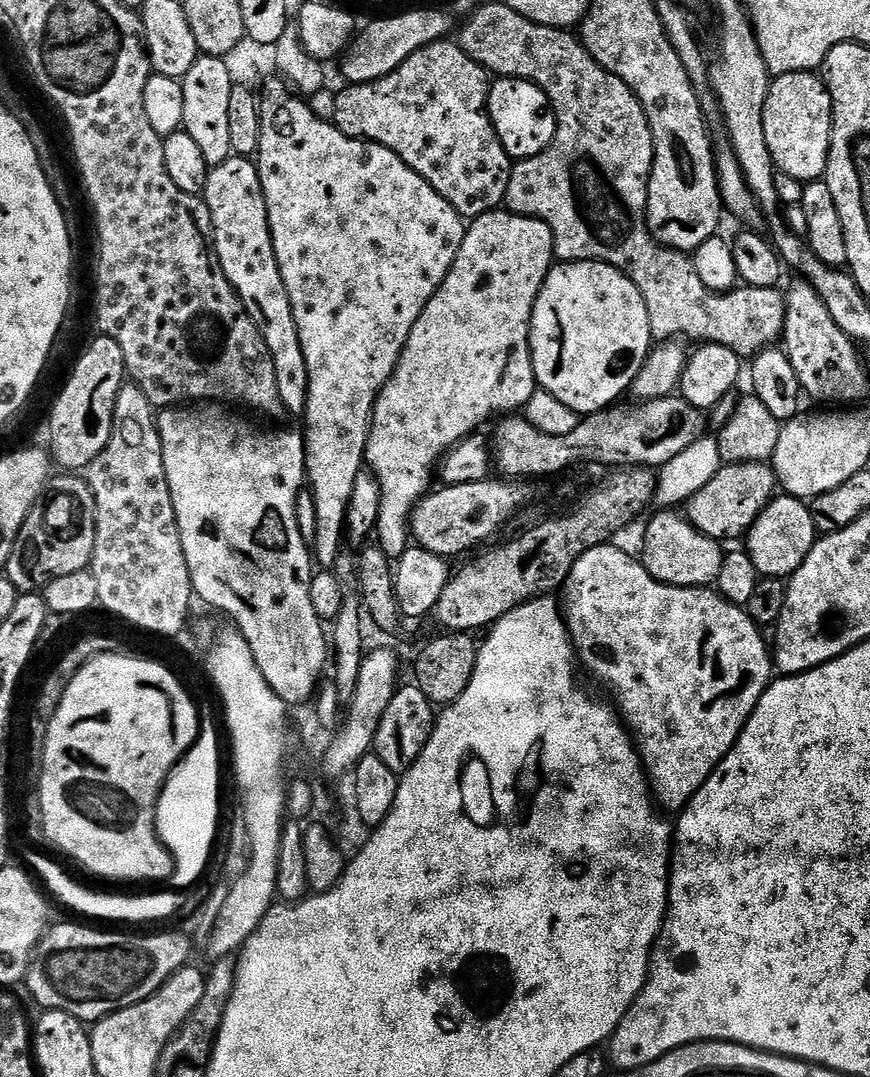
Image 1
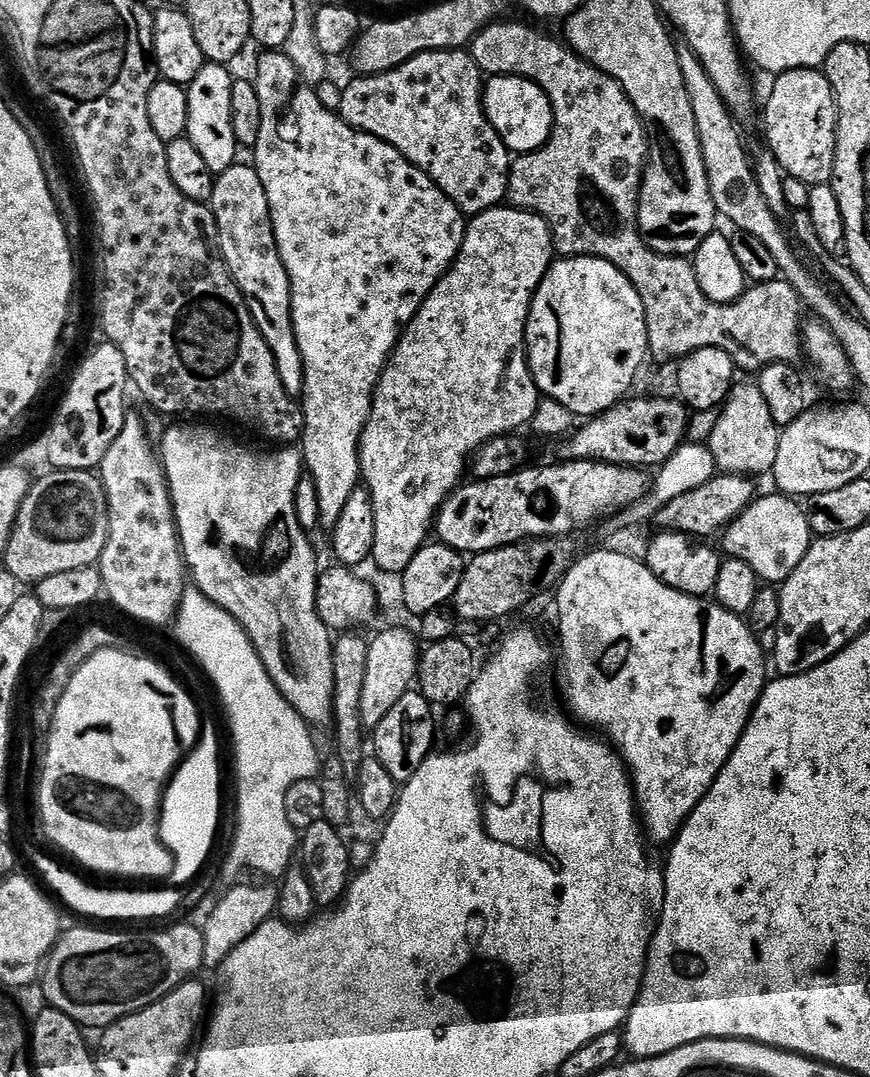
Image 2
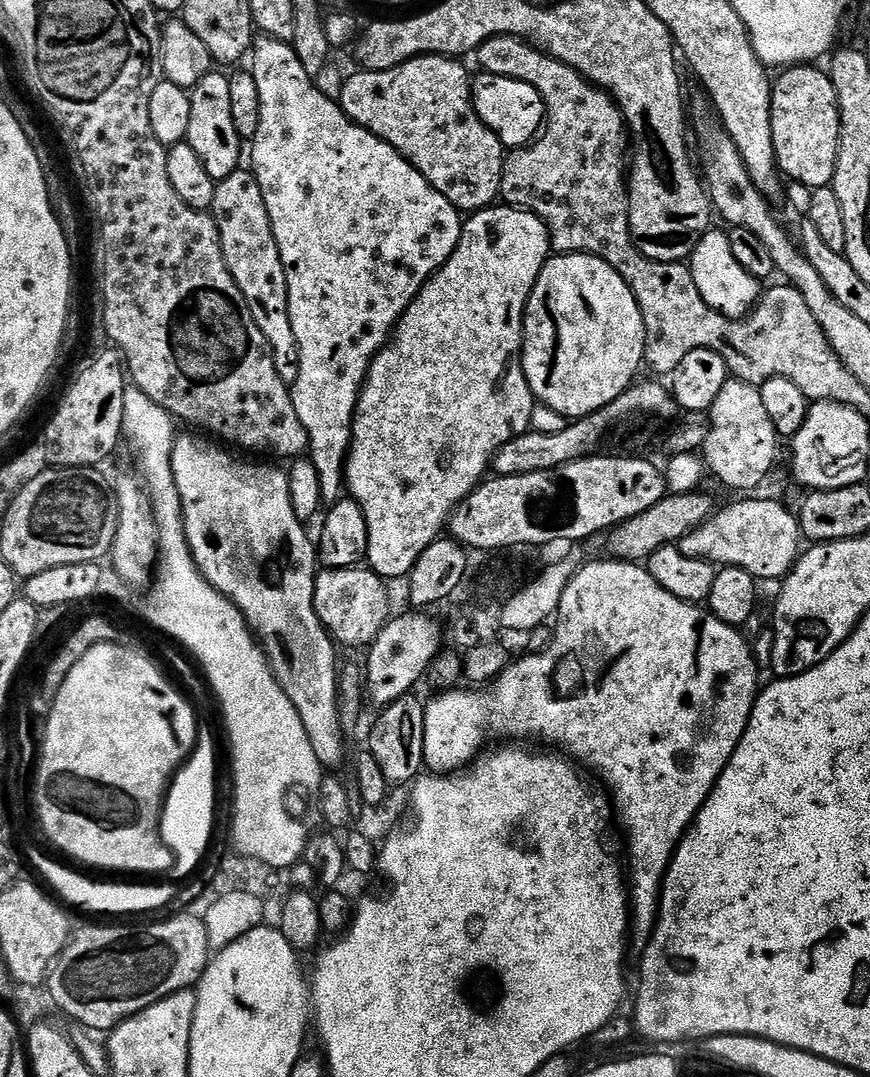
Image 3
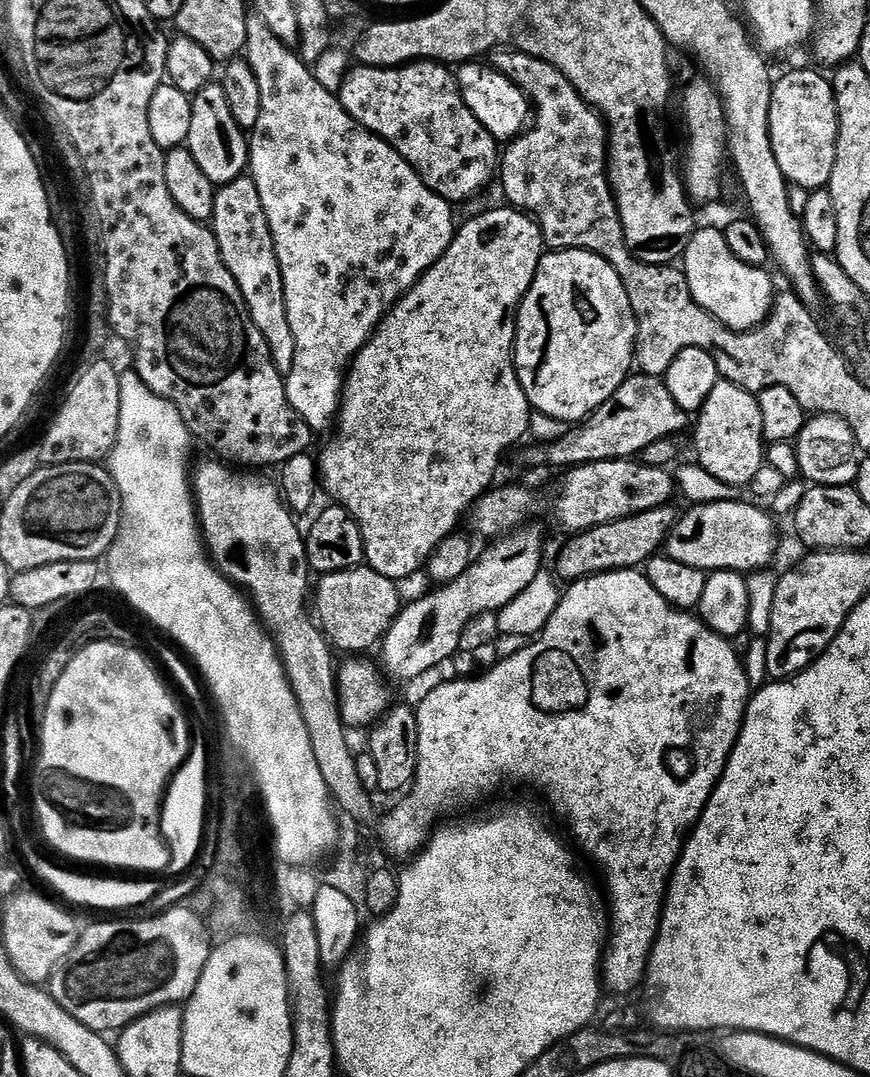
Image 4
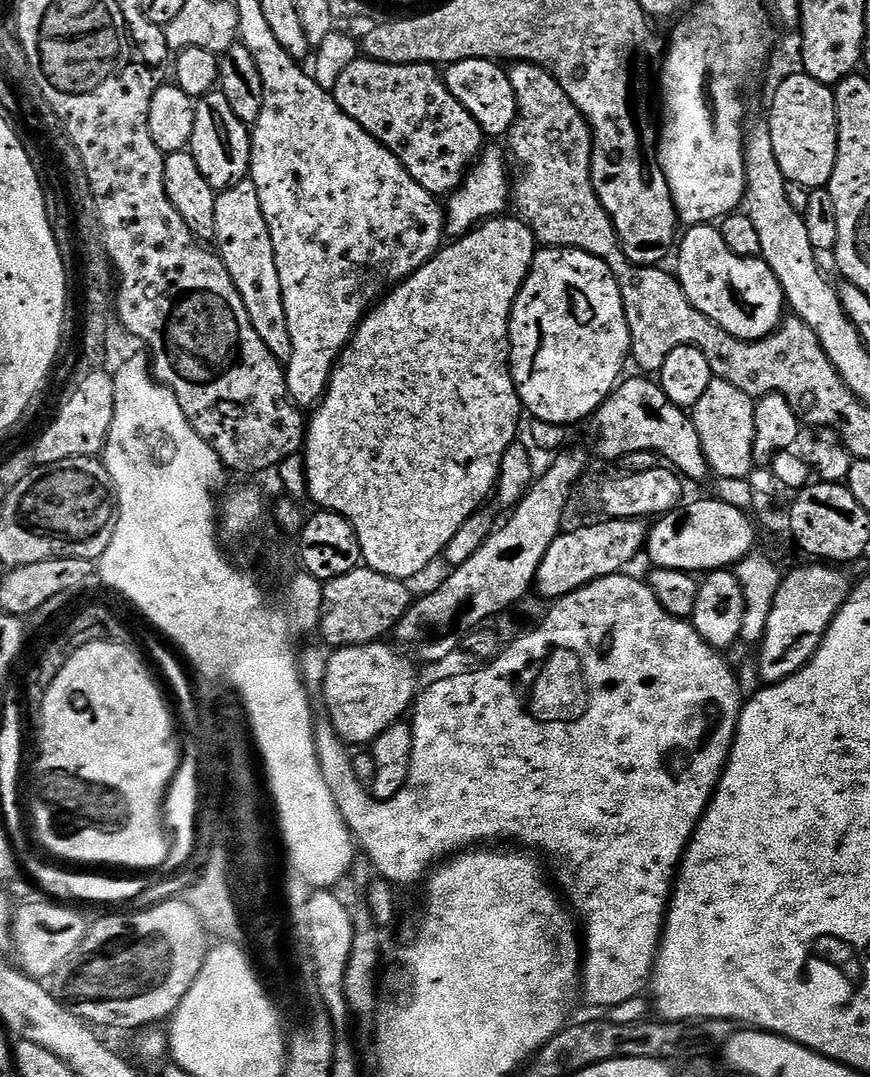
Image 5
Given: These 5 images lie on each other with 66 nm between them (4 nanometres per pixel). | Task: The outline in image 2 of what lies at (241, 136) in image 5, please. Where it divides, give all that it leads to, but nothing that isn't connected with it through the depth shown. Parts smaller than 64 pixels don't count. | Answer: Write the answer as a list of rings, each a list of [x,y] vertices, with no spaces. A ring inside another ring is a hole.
[[[205,63],[204,68],[198,70],[198,74],[193,78],[191,84],[187,85],[188,94],[188,130],[186,138],[202,154],[202,159],[212,173],[224,172],[231,164],[237,163],[238,145],[234,138],[232,126],[232,111],[230,110],[230,94],[232,93],[233,73],[228,73],[229,69],[222,64]]]

